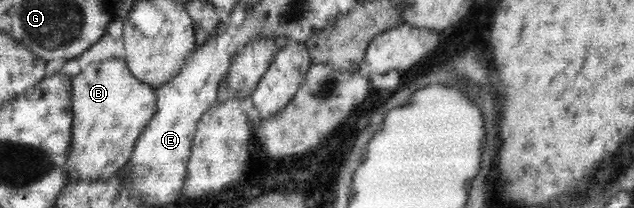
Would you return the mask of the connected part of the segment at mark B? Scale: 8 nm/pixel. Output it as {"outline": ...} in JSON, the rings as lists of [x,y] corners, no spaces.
{"outline":[[[118,58],[89,63],[80,74],[71,79],[71,83],[73,119],[68,151],[68,181],[103,180],[112,177],[128,164],[136,142],[154,117],[157,109],[156,91],[134,77],[127,62]]]}

